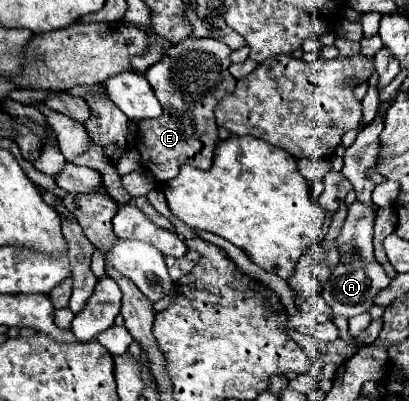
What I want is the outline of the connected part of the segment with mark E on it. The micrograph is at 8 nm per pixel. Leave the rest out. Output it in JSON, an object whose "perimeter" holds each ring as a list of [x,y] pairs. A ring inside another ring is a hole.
{"perimeter":[[[188,36],[188,38],[180,40],[178,44],[170,46],[166,50],[164,58],[160,62],[156,62],[156,66],[150,66],[146,70],[144,76],[148,78],[150,86],[156,92],[156,98],[162,104],[162,116],[154,118],[154,120],[140,120],[136,140],[140,140],[138,150],[140,150],[140,156],[144,156],[144,166],[154,174],[154,178],[158,182],[166,182],[166,180],[174,178],[182,164],[210,170],[214,146],[220,140],[216,120],[214,120],[214,106],[220,102],[220,98],[230,94],[236,86],[234,76],[228,72],[228,66],[232,64],[230,52],[232,50],[216,38],[192,38],[192,36]]]}

